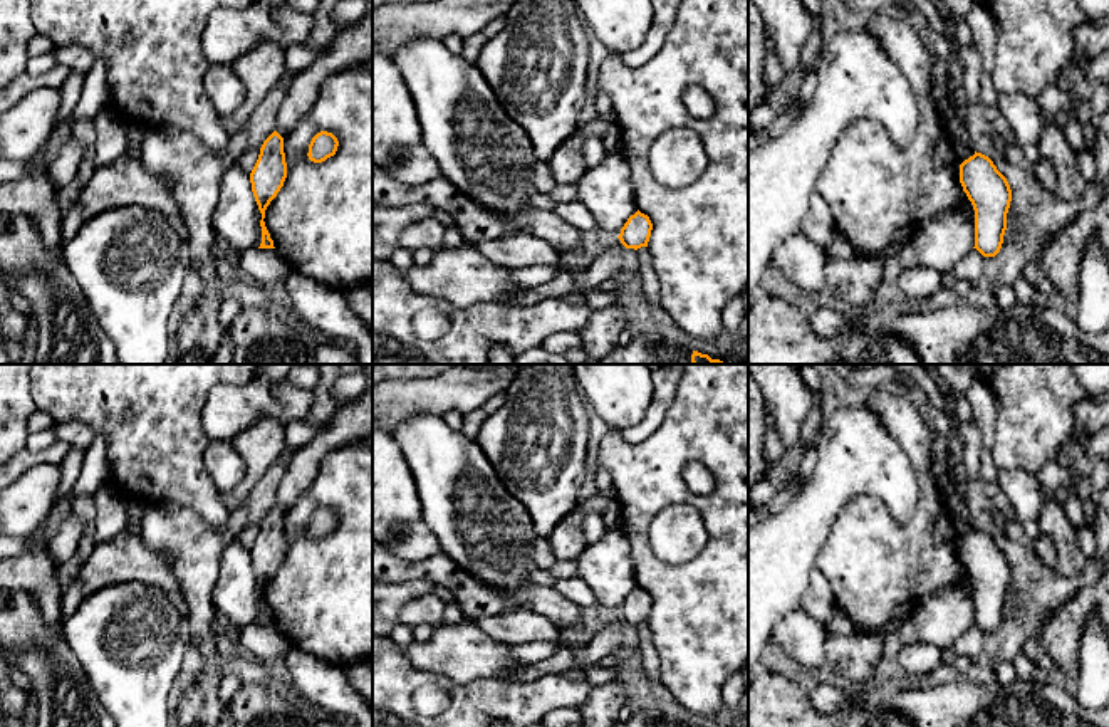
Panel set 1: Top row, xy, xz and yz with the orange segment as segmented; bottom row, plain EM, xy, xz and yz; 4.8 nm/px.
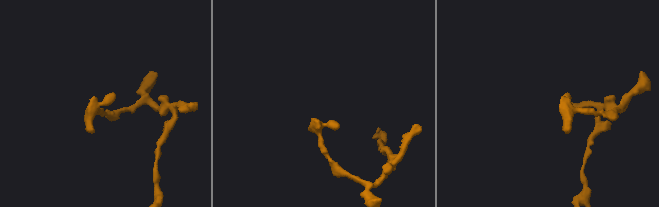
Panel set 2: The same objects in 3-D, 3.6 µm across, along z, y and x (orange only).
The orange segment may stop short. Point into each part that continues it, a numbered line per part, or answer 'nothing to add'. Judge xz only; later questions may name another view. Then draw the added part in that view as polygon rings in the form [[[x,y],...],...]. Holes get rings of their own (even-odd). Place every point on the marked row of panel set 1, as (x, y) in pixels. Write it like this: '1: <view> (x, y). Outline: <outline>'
nothing to add

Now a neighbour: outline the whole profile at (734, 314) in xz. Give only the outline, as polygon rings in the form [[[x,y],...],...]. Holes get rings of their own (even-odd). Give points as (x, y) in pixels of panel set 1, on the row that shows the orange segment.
[[[740,296],[732,299],[726,304],[726,307],[723,311],[723,327],[728,332],[730,339],[738,337],[742,334],[740,326],[742,326],[745,316],[747,316],[747,312],[745,312],[743,301]]]

